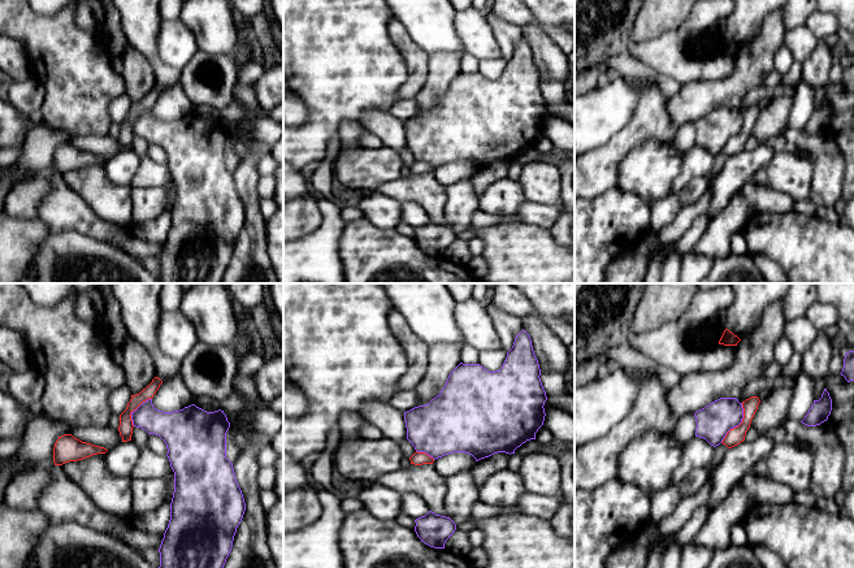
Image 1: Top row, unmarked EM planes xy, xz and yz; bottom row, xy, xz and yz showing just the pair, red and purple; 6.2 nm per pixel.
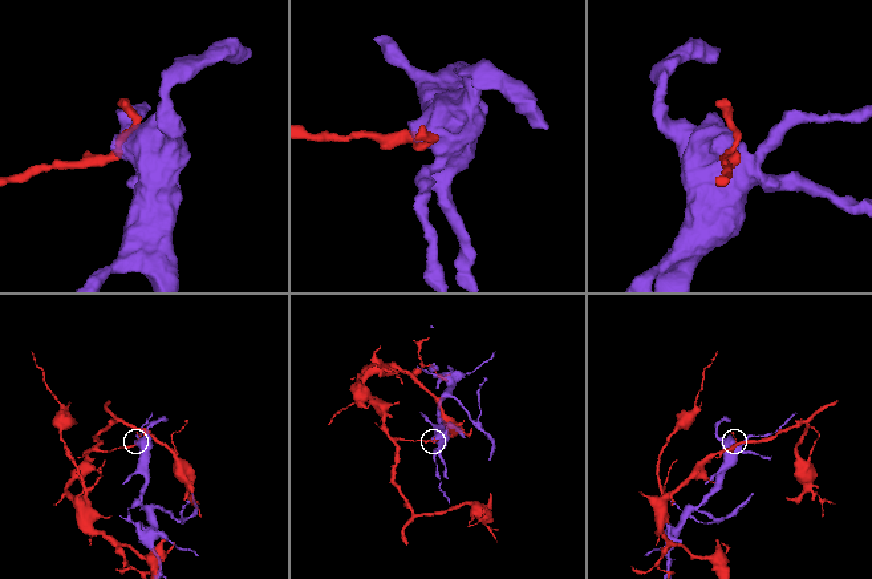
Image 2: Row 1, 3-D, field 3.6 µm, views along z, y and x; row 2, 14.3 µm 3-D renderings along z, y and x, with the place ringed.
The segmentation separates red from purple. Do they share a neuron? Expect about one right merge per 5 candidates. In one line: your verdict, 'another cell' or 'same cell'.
another cell

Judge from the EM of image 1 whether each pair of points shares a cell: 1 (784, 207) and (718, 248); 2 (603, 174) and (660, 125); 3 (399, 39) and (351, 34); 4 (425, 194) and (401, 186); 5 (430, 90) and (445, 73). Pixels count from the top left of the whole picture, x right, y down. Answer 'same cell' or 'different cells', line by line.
1: same cell
2: same cell
3: different cells
4: same cell
5: same cell

